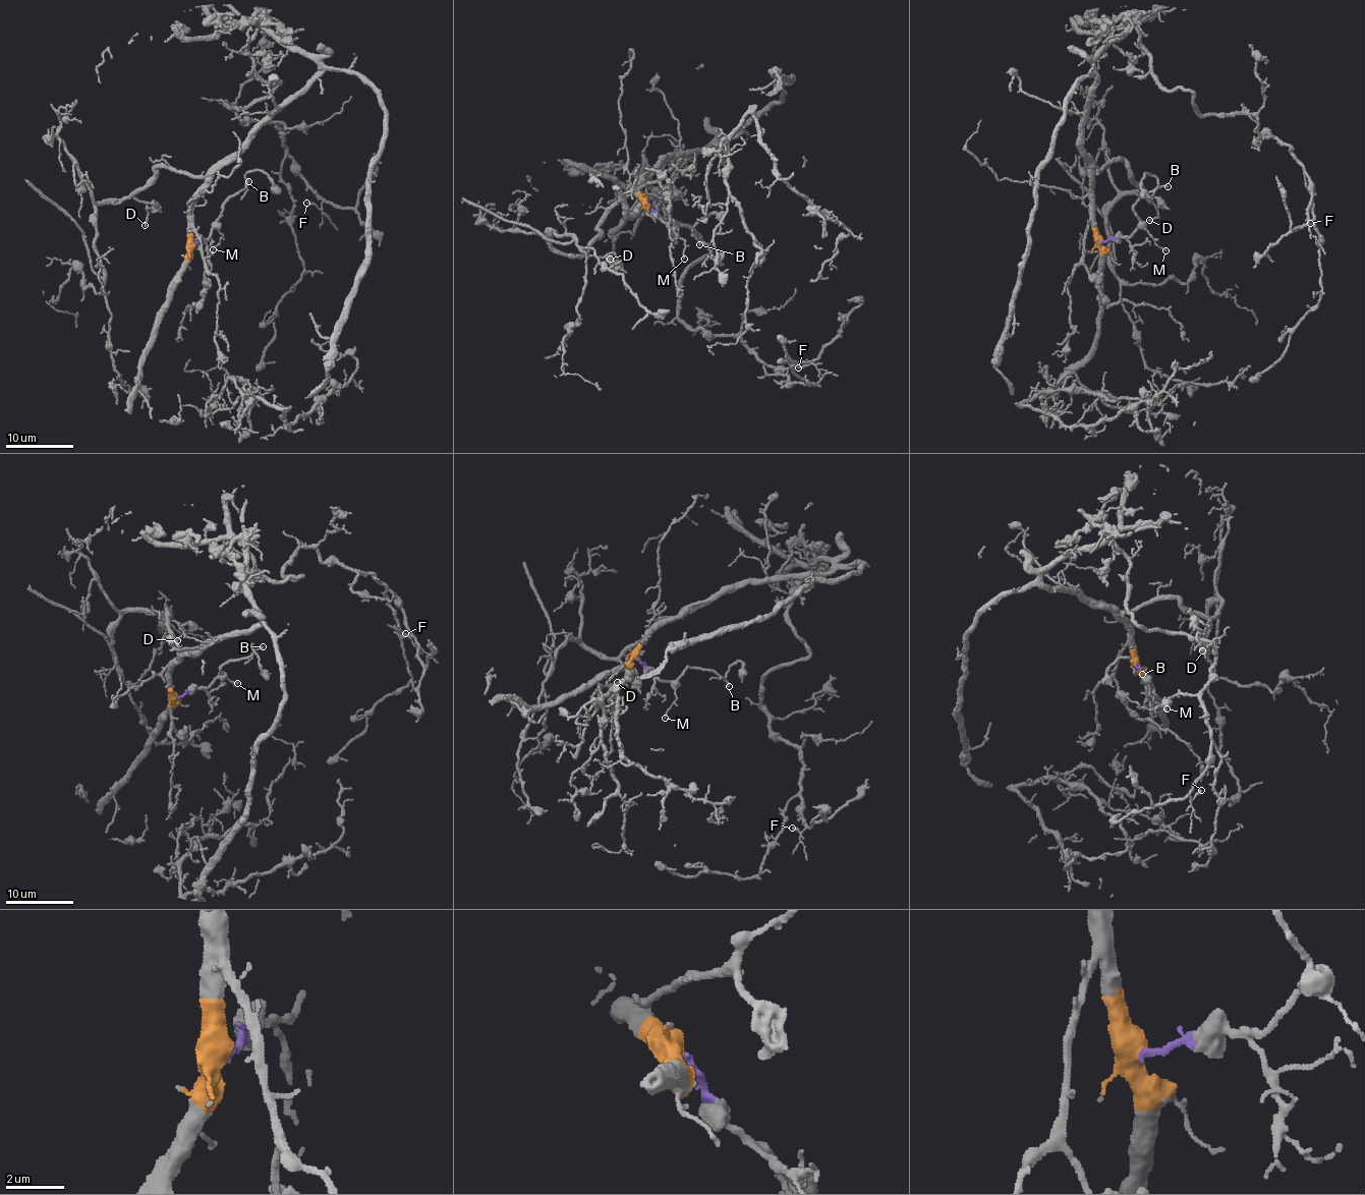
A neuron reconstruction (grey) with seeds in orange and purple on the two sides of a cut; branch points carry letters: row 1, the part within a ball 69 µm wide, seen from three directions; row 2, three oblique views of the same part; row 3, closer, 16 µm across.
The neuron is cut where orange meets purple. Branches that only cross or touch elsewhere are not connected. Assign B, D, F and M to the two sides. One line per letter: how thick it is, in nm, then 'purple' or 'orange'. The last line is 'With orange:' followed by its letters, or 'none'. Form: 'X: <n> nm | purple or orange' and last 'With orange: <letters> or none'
B: 130 nm | purple
D: 120 nm | orange
F: 110 nm | orange
M: 100 nm | purple
With orange: D, F

